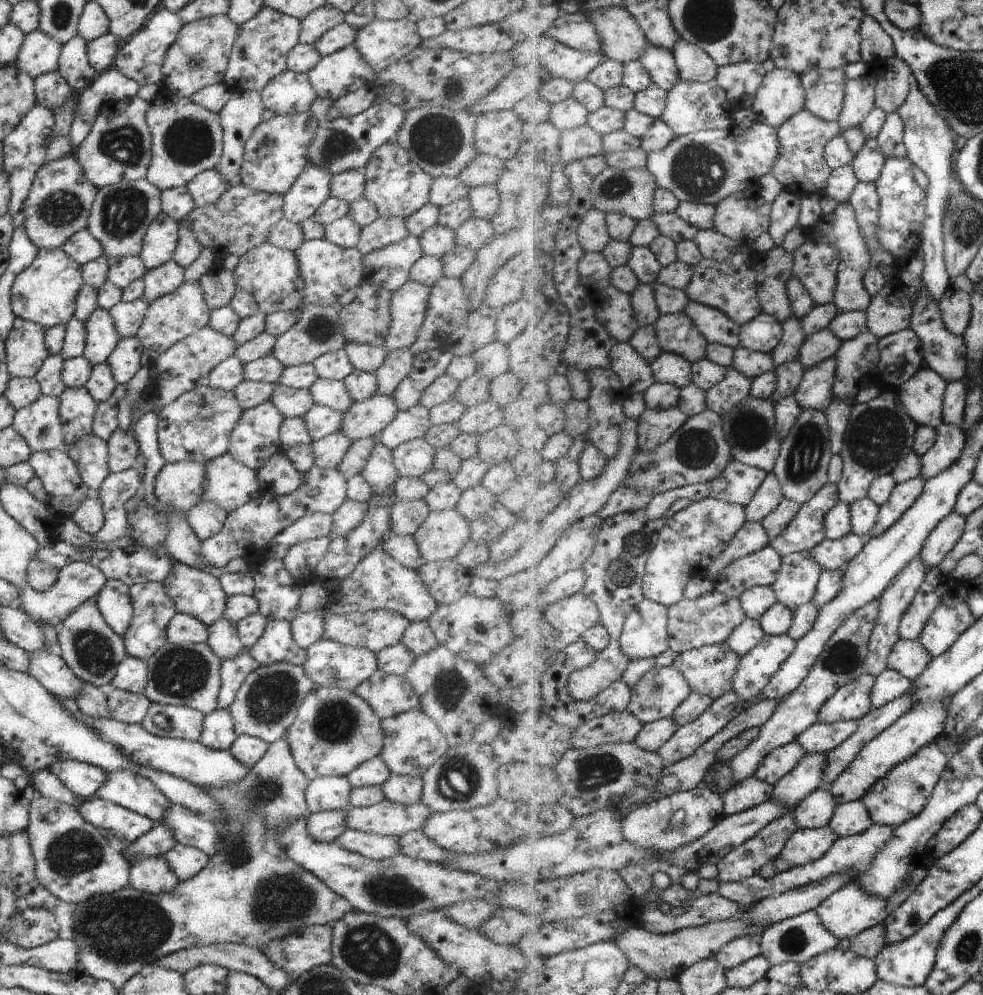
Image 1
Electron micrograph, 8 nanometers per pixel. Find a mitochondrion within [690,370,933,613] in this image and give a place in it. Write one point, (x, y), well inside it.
(879, 436)

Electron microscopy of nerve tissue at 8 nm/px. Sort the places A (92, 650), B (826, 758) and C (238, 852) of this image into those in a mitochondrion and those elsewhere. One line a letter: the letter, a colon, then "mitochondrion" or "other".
A: mitochondrion
B: other
C: mitochondrion

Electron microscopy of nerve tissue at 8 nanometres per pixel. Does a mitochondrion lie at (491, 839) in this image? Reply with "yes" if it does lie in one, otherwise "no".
no

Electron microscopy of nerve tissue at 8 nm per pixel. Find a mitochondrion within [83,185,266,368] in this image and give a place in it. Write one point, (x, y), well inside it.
(124, 212)

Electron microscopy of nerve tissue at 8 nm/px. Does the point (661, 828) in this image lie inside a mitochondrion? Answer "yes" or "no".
yes

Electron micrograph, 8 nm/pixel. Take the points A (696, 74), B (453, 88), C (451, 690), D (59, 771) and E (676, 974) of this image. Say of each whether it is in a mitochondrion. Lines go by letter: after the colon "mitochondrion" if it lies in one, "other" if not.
A: other
B: mitochondrion
C: mitochondrion
D: other
E: other

